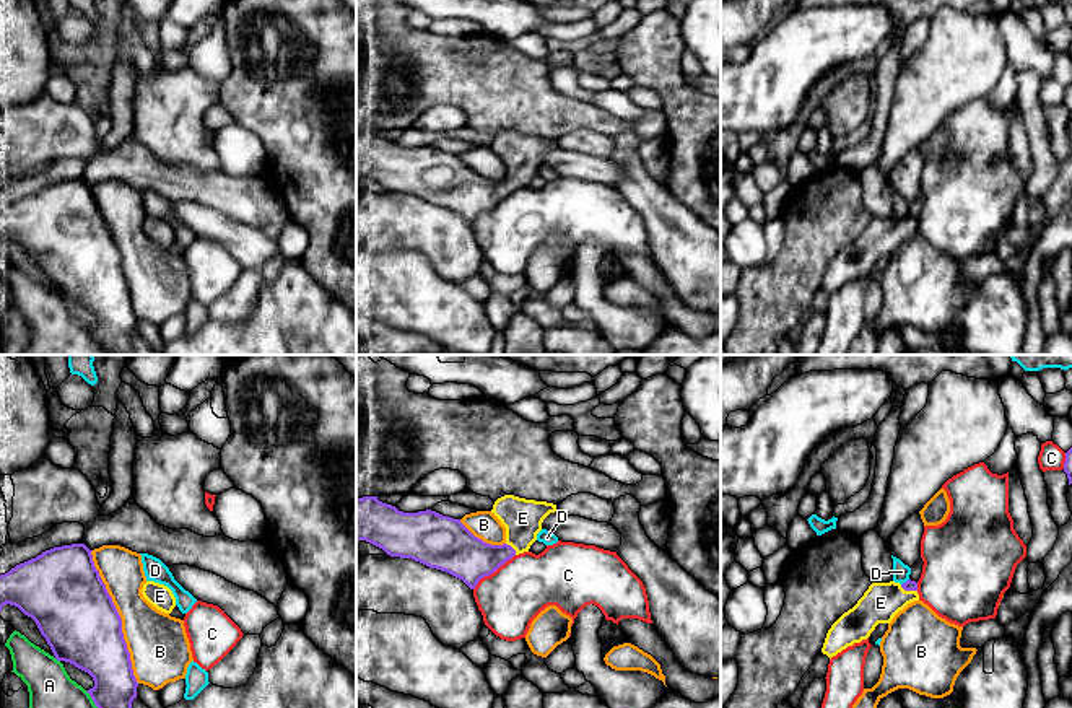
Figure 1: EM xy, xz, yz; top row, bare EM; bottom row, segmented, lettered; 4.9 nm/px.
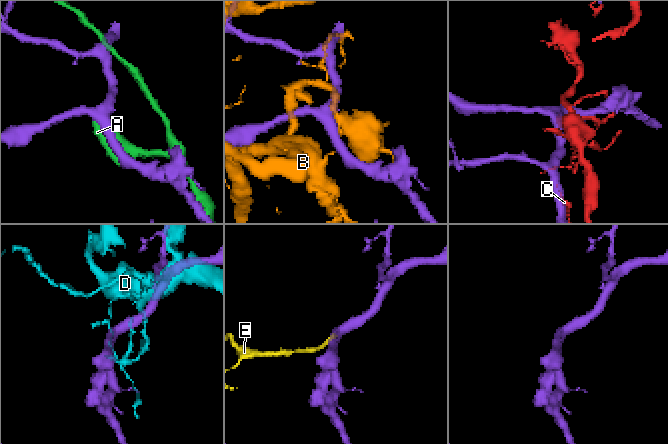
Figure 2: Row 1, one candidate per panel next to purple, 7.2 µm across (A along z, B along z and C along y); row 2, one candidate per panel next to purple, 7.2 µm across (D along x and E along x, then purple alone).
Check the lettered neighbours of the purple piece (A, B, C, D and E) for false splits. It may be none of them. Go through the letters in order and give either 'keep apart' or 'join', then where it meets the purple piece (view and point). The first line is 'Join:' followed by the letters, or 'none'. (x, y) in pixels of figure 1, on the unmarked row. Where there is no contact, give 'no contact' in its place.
Join: E
A: keep apart | xy (96, 340)
B: keep apart | xy (119, 253)
C: keep apart | xz (492, 207)
D: keep apart | yz (906, 217)
E: join | xz (513, 184)

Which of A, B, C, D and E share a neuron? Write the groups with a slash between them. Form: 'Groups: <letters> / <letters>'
Groups: A / B D / C / E

